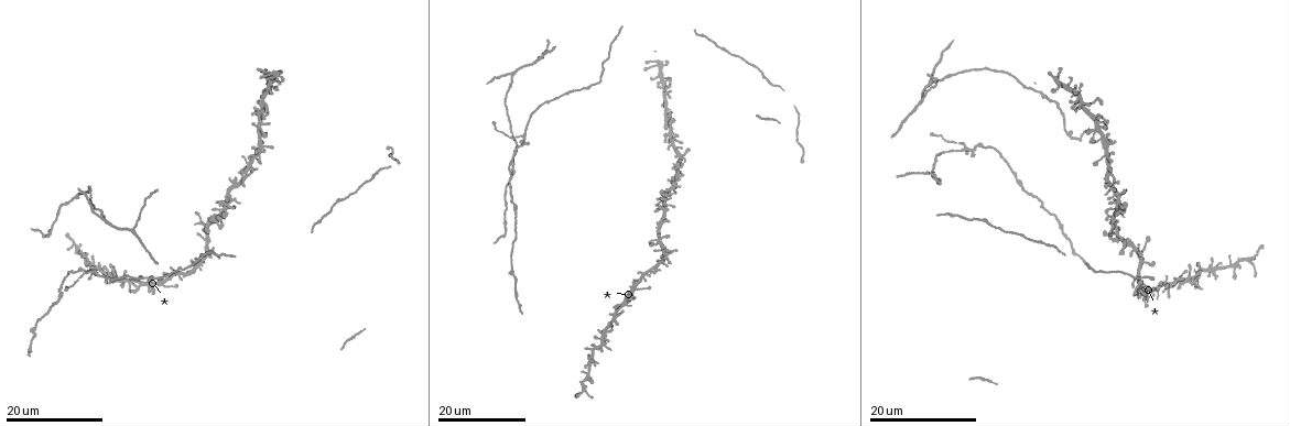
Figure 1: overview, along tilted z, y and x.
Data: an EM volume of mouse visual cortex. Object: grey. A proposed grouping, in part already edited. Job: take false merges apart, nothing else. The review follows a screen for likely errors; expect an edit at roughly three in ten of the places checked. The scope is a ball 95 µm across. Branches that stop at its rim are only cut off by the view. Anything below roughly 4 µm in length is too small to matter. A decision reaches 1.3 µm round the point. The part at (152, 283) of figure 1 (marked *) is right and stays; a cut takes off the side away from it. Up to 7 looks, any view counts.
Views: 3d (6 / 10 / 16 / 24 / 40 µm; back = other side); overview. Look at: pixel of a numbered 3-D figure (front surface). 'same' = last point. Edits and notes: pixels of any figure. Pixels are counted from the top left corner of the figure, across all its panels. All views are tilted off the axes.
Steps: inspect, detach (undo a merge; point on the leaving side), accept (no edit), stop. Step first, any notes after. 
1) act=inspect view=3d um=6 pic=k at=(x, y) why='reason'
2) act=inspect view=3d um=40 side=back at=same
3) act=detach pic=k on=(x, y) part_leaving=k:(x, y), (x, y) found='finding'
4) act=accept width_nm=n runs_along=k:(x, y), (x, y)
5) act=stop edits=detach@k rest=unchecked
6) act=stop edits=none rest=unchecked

act=inspect view=3d um=16 pic=1 at=(658, 241) why='small branch off a trunk'

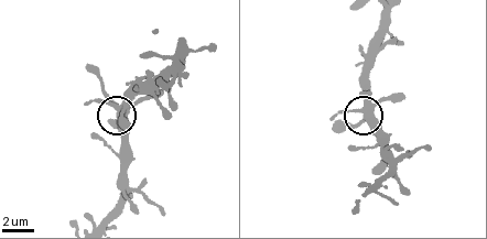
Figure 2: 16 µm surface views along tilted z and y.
act=inspect view=3d um=10 pic=2 at=(117, 111)

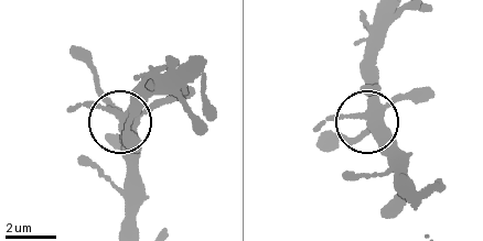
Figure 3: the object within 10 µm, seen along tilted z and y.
act=accept runs_along=3:(406, 190), (368, 126), (330, 145) found='one neuron here'

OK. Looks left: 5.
act=inspect view=3d um=16 pic=1 at=(265, 147) why='three arms meet'

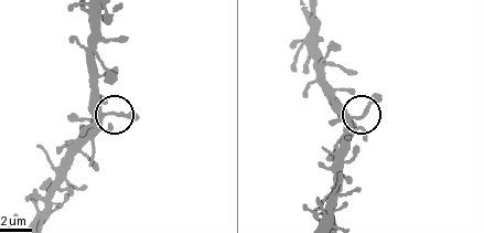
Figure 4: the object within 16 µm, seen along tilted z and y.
act=inspect view=3d um=10 pic=4 at=(351, 117)

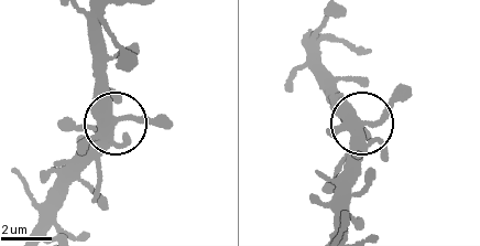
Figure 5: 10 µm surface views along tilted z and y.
act=accept arms=3 found='continuous, no second neuron'

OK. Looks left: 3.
act=inspect view=3d um=16 pic=1 at=(964, 147) why='arms part here'

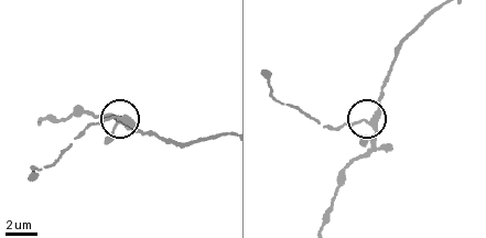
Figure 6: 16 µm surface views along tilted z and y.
act=inspect view=3d um=6 pic=6 at=(370, 121)

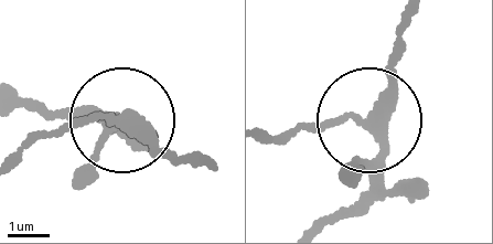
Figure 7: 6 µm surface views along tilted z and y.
act=accept arms=3 runs_along=7:(29, 106), (121, 116), (34, 131) found='all the same neuron'

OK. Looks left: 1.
act=stop edits=none rest=unchecked

